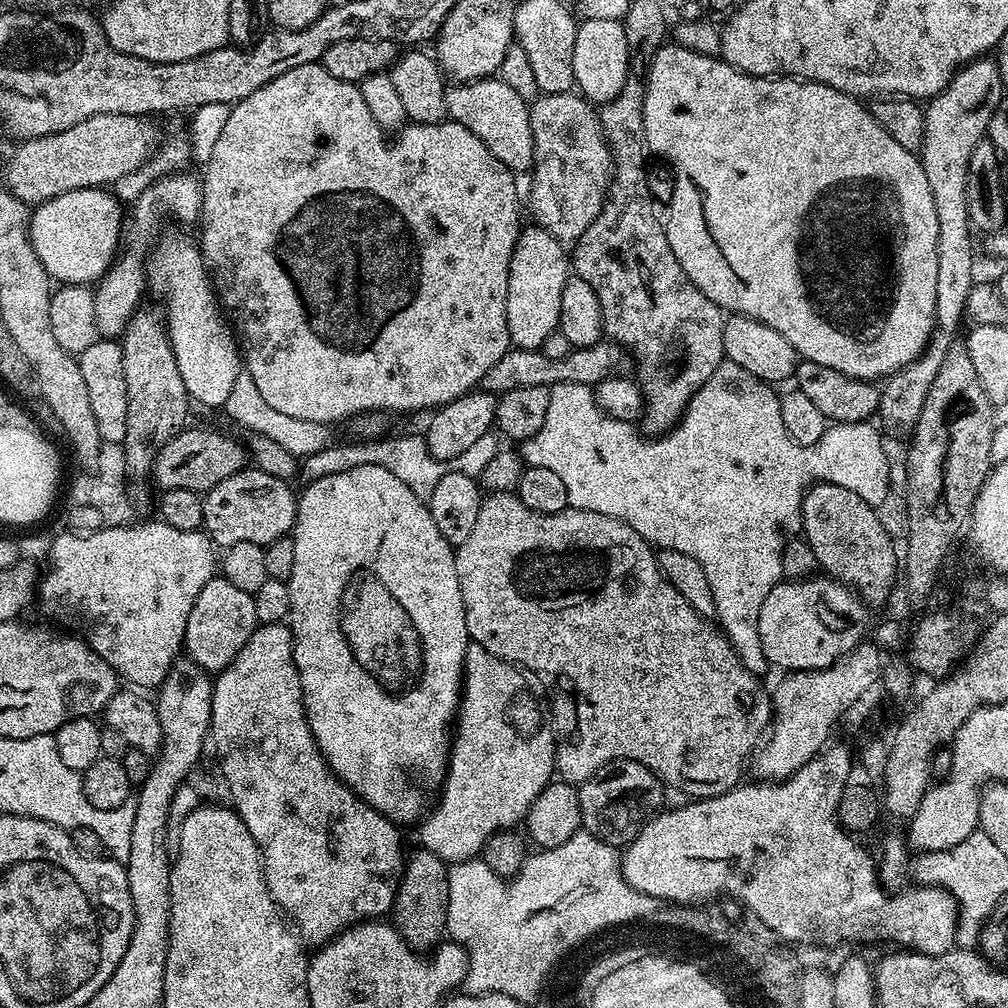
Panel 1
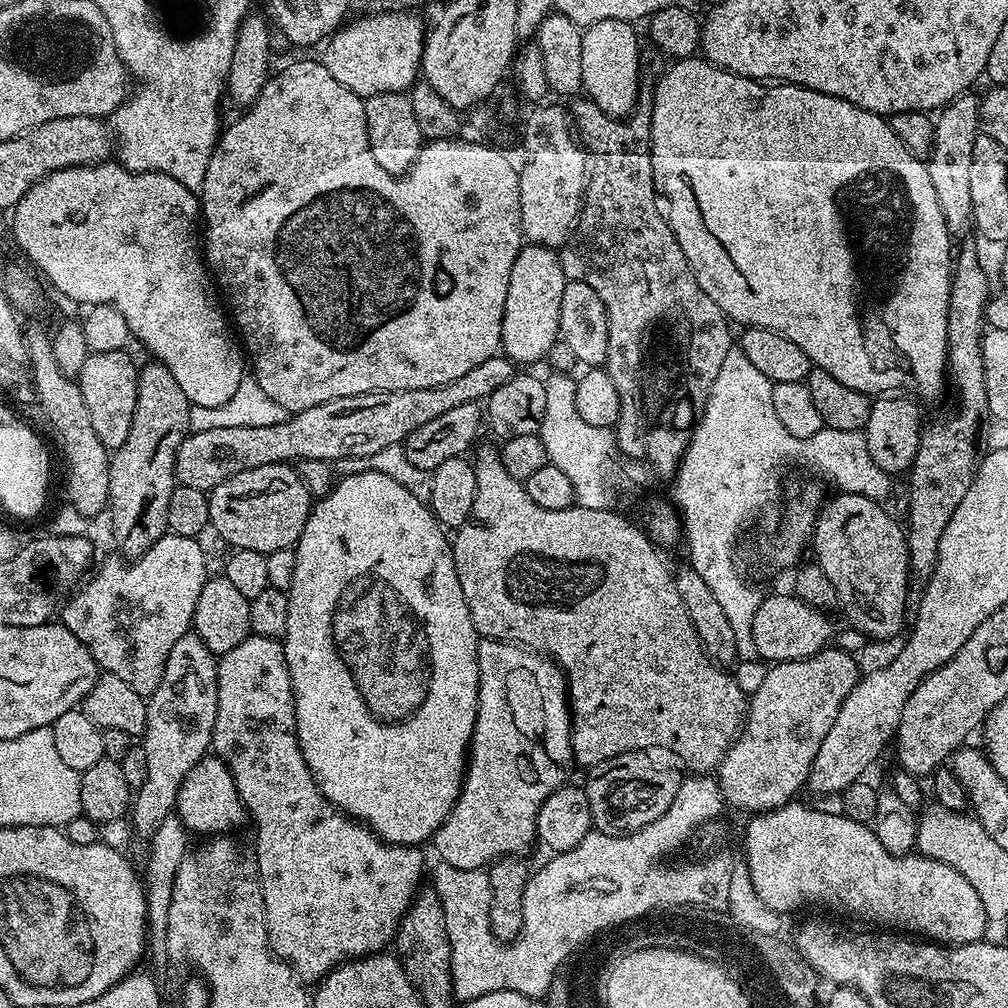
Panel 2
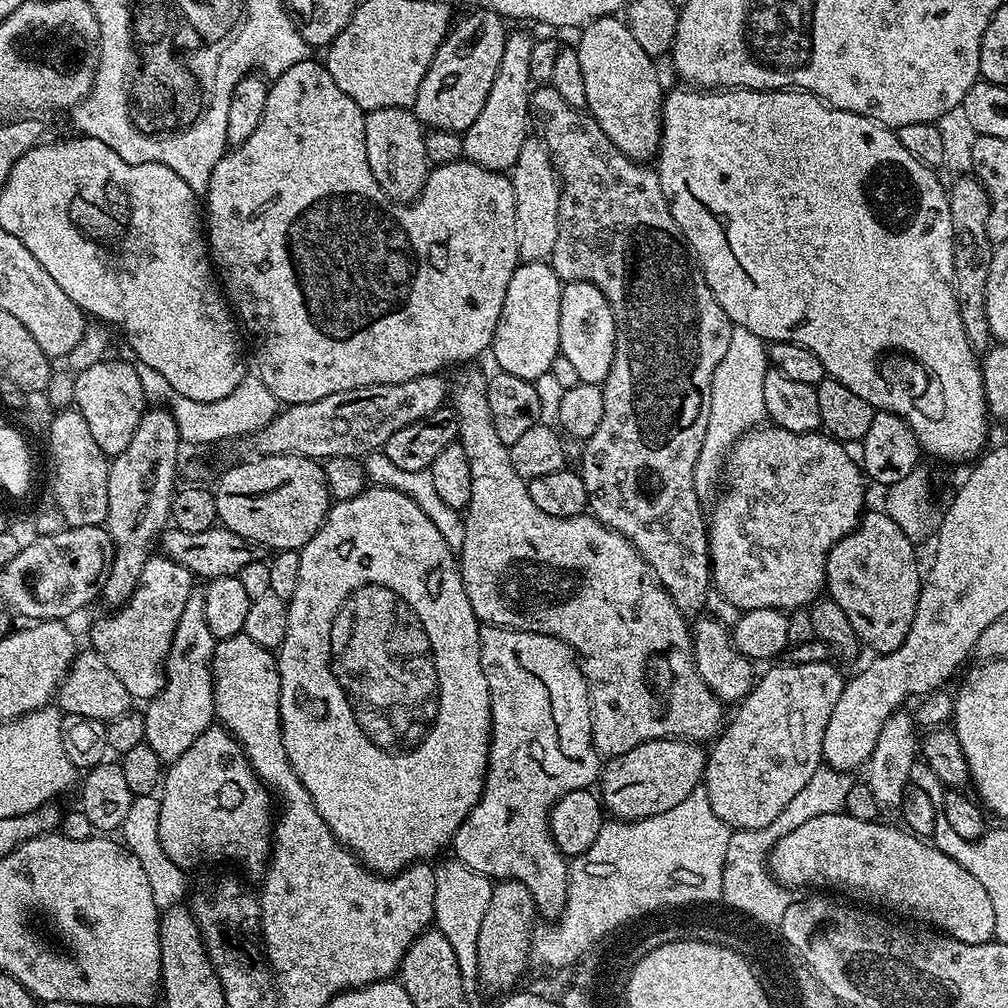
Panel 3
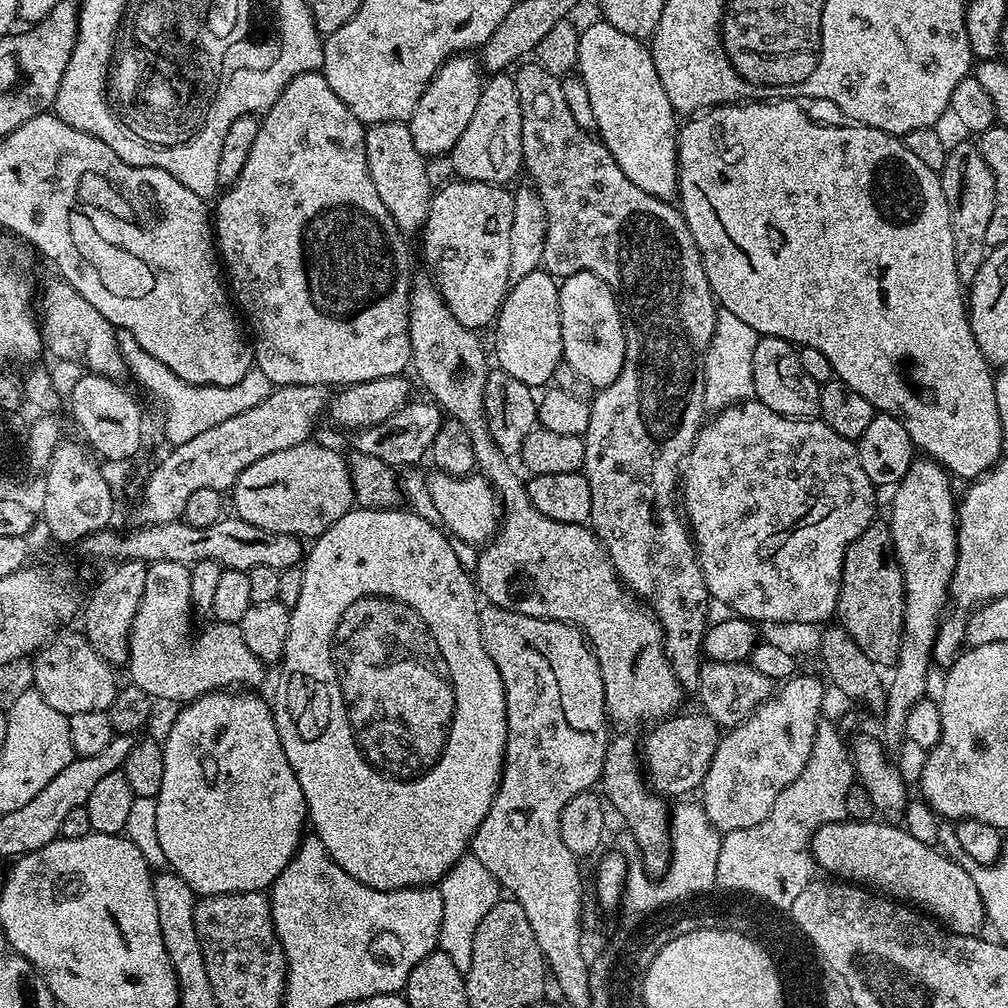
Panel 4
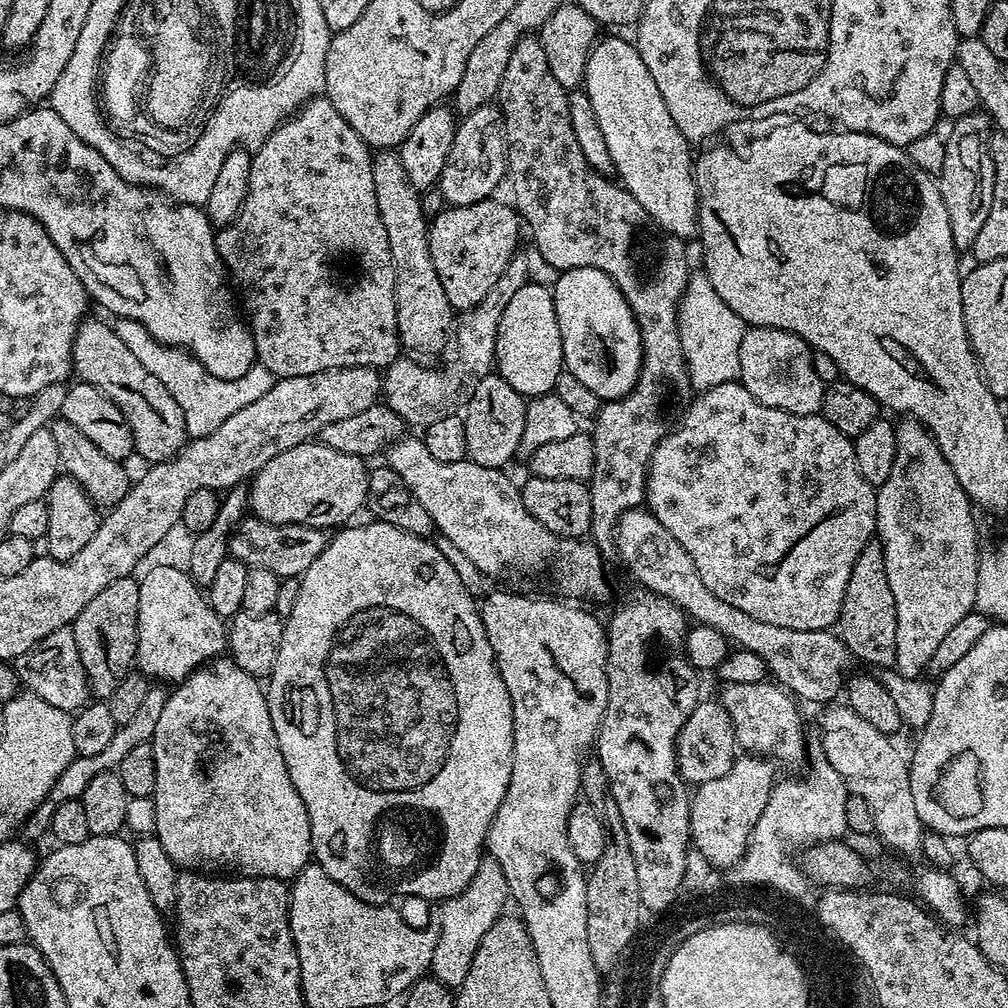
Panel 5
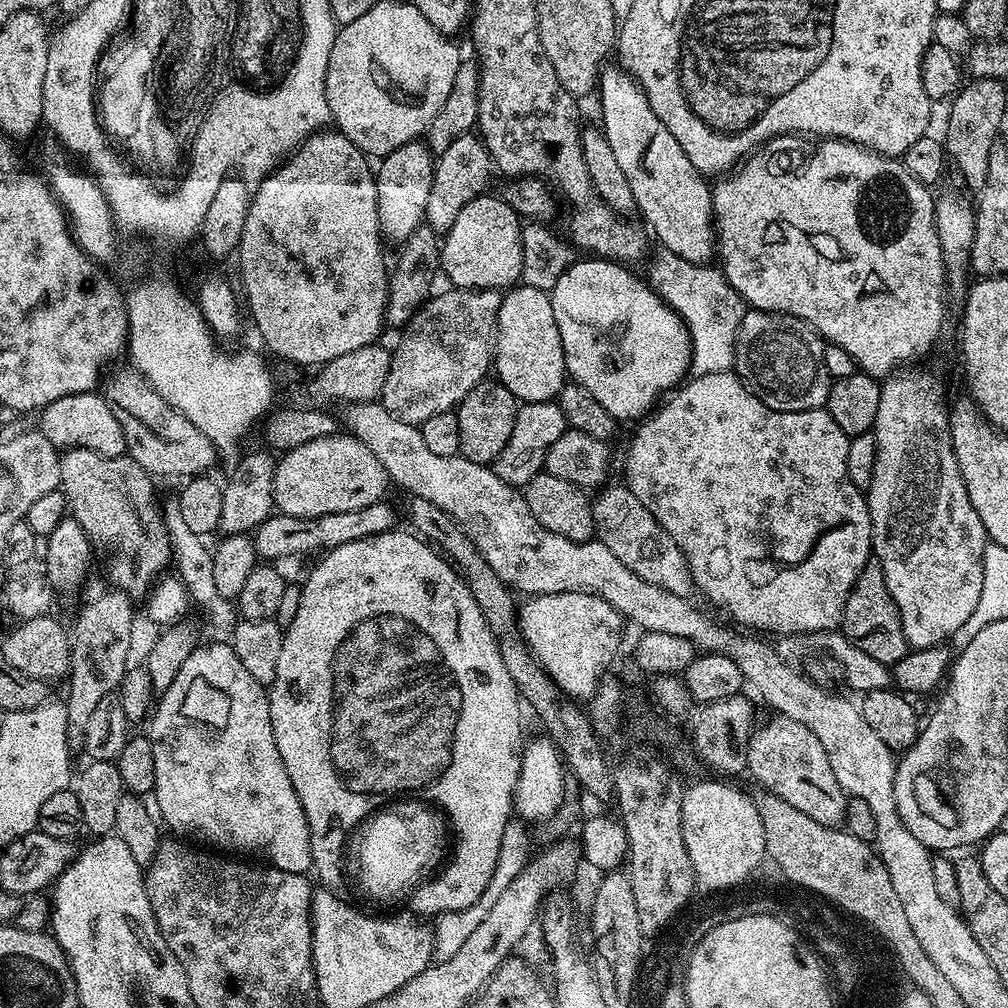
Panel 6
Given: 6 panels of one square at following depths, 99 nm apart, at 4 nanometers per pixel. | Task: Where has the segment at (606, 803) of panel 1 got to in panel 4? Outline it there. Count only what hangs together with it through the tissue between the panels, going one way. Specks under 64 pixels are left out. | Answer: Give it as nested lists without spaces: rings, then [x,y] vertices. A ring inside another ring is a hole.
[[[688,712],[685,716],[681,714],[673,714],[657,723],[656,728],[648,737],[645,738],[644,744],[642,740],[642,760],[646,765],[646,780],[653,792],[665,797],[680,796],[676,798],[684,798],[687,792],[692,792],[703,785],[706,774],[710,770],[710,762],[714,758],[714,750],[718,746],[722,735],[721,729],[715,720],[703,714]]]

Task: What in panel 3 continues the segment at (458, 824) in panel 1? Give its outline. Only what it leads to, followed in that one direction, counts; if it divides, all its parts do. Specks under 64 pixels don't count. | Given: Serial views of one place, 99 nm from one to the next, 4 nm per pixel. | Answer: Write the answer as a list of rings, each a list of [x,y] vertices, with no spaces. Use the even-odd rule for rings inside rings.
[[[484,624],[480,630],[480,657],[482,658],[482,674],[486,674],[486,686],[492,695],[492,743],[488,745],[488,772],[484,775],[484,789],[478,798],[478,802],[470,810],[470,814],[458,826],[458,830],[452,835],[450,845],[455,859],[462,861],[470,870],[481,872],[483,876],[493,881],[517,880],[522,882],[530,890],[530,894],[536,903],[537,913],[541,917],[552,916],[559,918],[564,914],[564,907],[568,905],[568,866],[569,861],[560,853],[554,838],[548,829],[548,816],[552,808],[566,794],[583,788],[591,789],[599,781],[602,767],[602,757],[596,751],[592,741],[592,707],[588,701],[588,683],[582,674],[578,657],[572,651],[570,645],[553,636],[527,632],[517,628],[499,628],[497,624]]]

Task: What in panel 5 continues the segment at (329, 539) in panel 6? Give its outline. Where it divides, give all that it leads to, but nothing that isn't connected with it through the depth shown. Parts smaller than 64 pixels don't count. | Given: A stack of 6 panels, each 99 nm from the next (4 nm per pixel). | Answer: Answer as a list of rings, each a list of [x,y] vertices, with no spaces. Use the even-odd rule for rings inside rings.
[[[245,518],[228,537],[228,556],[241,560],[249,568],[265,568],[281,578],[303,576],[306,569],[322,554],[330,536],[325,529],[301,524],[271,524],[265,520]]]

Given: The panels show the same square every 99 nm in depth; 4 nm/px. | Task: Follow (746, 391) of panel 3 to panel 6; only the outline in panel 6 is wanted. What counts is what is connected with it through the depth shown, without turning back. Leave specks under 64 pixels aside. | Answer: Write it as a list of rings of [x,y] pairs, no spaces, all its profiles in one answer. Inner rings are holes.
[[[663,246],[657,249],[650,256],[650,283],[657,294],[684,319],[692,339],[691,375],[729,371],[736,363],[736,335],[746,311],[743,298],[719,267],[686,262],[686,258],[678,258],[678,254]]]

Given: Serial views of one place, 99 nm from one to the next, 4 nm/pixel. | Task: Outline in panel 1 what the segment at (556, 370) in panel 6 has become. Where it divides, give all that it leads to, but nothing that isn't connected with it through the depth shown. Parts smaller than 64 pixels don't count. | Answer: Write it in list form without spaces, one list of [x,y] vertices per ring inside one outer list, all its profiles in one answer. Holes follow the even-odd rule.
[[[539,226],[521,227],[510,258],[510,278],[506,294],[506,326],[509,341],[517,348],[543,349],[546,338],[558,331],[562,310],[562,290],[570,279],[570,256],[554,234]]]

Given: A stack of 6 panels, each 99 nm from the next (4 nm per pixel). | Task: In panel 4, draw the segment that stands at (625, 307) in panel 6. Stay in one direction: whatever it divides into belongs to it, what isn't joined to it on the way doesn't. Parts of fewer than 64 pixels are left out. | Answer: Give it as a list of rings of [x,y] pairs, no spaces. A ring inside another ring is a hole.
[[[579,272],[563,277],[559,290],[563,363],[570,365],[592,390],[610,386],[624,365],[624,323],[610,286],[594,274]]]

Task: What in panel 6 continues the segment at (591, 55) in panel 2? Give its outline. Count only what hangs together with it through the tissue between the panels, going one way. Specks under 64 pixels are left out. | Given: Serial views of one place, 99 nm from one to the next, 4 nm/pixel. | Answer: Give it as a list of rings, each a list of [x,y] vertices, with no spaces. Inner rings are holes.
[[[619,66],[605,67],[598,81],[598,96],[599,92],[601,120],[599,123],[606,134],[606,142],[610,142],[610,147],[618,157],[622,174],[626,174],[626,182],[630,182],[630,194],[634,194],[636,212],[644,215],[643,223],[650,229],[651,235],[655,239],[657,236],[660,239],[659,243],[674,254],[678,254],[678,258],[686,258],[686,262],[695,264],[708,264],[718,248],[709,181],[696,169],[694,162],[690,162],[682,146],[678,146],[678,138],[674,138],[674,134],[670,134],[670,130],[662,126],[662,118],[654,114],[646,94],[629,72]]]

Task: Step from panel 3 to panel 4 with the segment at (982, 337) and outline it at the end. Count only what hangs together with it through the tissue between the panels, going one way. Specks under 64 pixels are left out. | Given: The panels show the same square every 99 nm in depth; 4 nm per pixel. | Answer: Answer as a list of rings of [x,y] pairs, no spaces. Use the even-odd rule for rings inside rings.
[[[972,142],[953,143],[948,149],[946,166],[938,175],[952,219],[954,266],[958,270],[961,285],[970,286],[978,270],[982,270],[982,262],[990,251],[986,242],[986,230],[990,226],[990,217],[994,215],[994,174],[986,158],[982,158],[979,143]]]

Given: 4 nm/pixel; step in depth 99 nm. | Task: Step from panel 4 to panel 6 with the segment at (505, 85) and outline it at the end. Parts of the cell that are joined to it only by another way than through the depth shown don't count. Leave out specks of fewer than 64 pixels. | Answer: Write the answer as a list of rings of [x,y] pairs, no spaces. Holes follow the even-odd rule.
[[[479,135],[459,136],[444,152],[434,160],[434,182],[430,186],[430,198],[426,201],[425,221],[437,232],[443,234],[454,226],[458,214],[462,214],[462,206],[474,197],[481,195],[488,184],[488,175],[493,175],[494,161],[488,155],[488,148]]]

